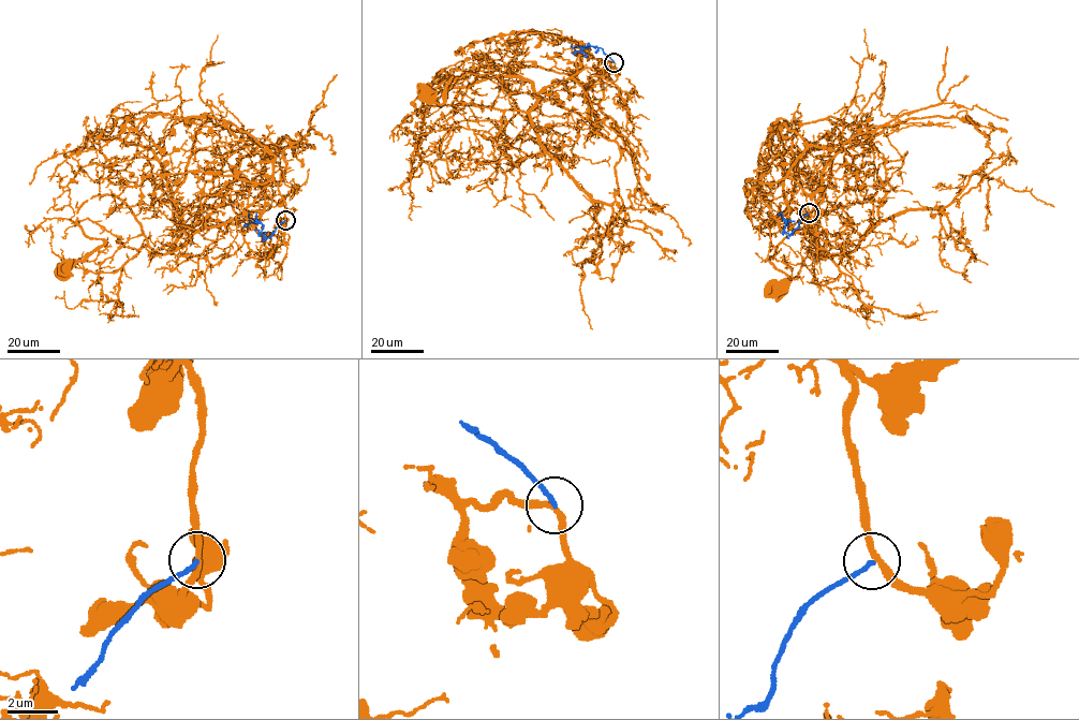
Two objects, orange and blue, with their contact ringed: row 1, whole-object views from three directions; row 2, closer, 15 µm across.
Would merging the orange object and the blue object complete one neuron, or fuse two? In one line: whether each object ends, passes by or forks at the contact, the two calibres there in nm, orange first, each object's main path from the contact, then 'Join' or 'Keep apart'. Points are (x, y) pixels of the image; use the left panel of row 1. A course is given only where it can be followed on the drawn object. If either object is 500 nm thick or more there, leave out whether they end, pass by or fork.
At the ring orange passes by. At the ring blue ends. Thickness 240 nm (orange) against 180 nm. Course of orange: (285, 220), (272, 180), (235, 179), (178, 209), (192, 232), (168, 252), (138, 235), (57, 269). Course of blue: (285, 220), (267, 237), (261, 233), (263, 224), (249, 216). Keep apart

